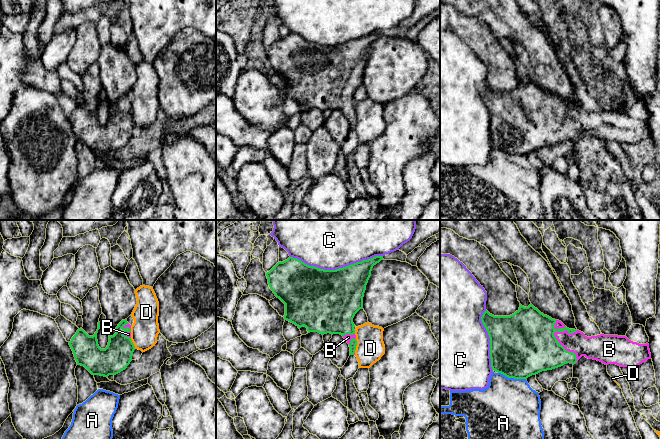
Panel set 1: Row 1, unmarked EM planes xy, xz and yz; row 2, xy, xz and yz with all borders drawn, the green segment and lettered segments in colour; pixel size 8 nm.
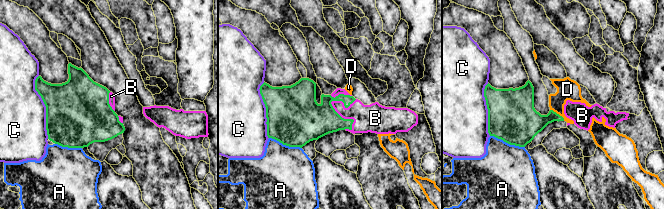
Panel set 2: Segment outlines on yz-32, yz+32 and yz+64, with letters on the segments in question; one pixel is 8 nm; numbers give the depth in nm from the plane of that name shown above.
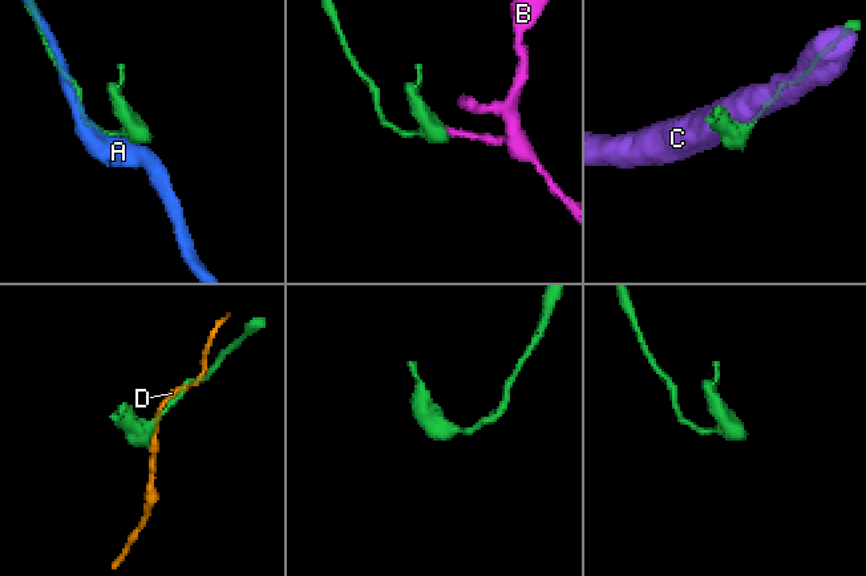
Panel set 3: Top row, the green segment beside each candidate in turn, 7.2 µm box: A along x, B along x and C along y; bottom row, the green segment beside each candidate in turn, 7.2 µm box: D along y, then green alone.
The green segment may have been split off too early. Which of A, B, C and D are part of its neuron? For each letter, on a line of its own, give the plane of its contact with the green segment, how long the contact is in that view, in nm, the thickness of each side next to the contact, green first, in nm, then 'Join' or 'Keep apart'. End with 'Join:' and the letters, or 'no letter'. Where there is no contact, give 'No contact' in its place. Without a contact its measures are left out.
A: Touches green in yz. Shared border 240 nm. Thickness 480 nm (green) against 480 nm. Keep apart
B: Touches green in yz. Shared border 380 nm. Thickness 460 nm (green) against 170 nm. Join
C: Touches green in xz. Shared border 750 nm. Thickness 480 nm (green) against 360 nm. Keep apart
D: Touches green in xz. Shared border 110 nm. Thickness 60 nm (green) against 220 nm. Keep apart
Join: B

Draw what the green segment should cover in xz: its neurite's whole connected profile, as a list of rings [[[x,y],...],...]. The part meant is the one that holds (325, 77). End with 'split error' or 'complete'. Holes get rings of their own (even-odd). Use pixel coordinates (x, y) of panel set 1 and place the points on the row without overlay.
[[[375,32],[336,46],[324,46],[289,33],[283,38],[278,38],[266,52],[270,65],[285,80],[285,96],[299,105],[306,103],[308,109],[342,111],[349,120],[350,131],[354,131],[357,116],[353,94],[363,85],[363,73],[372,44],[381,36],[383,32]]]; split error

